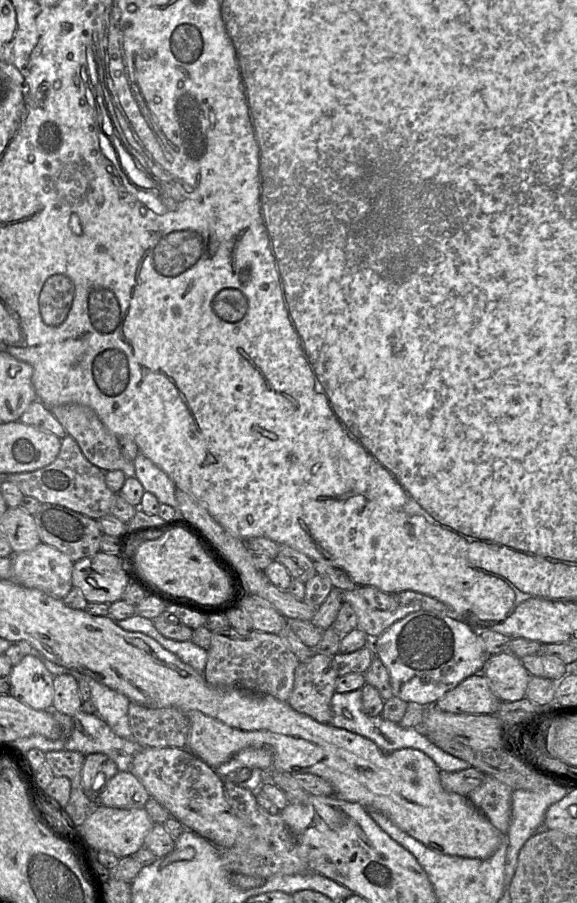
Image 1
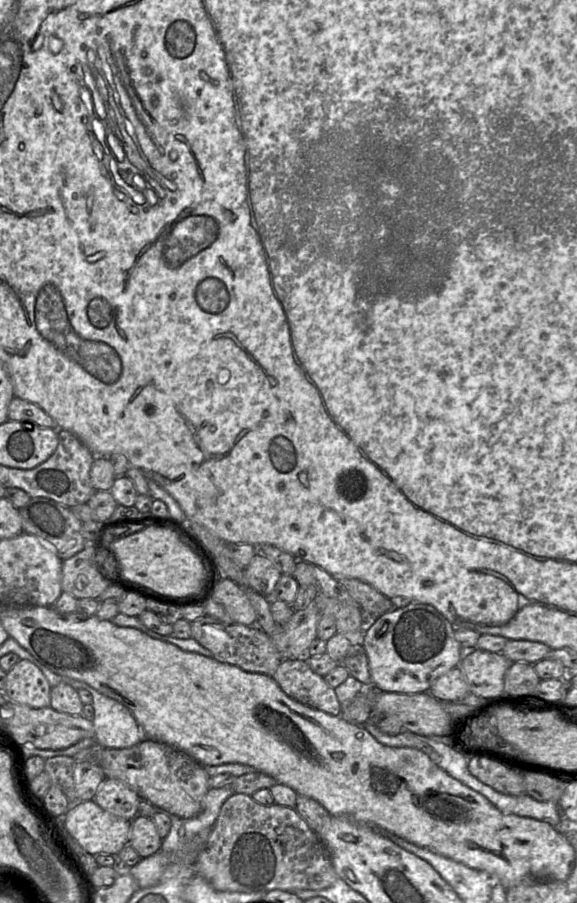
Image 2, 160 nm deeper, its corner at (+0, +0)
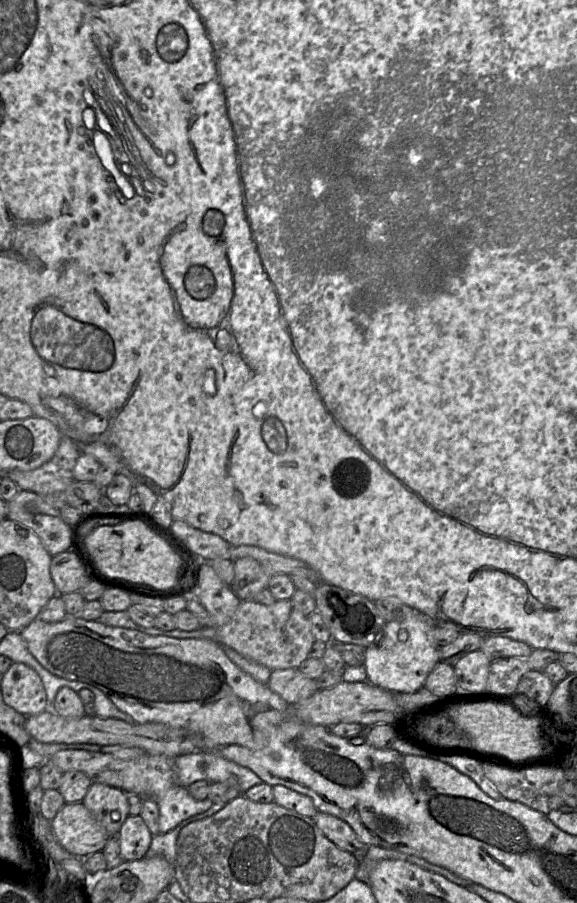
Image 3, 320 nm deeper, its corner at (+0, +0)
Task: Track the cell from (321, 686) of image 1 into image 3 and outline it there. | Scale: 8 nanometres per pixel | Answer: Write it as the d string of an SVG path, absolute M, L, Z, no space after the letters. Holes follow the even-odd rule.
M298 668L272 670L267 685L271 691L281 696L289 704L303 701L319 690L315 679L304 675Z

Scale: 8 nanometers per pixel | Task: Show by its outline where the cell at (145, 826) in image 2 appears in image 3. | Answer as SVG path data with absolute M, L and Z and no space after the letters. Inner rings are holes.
M129 815L117 835L124 861L140 860L145 857L153 839L140 815Z

